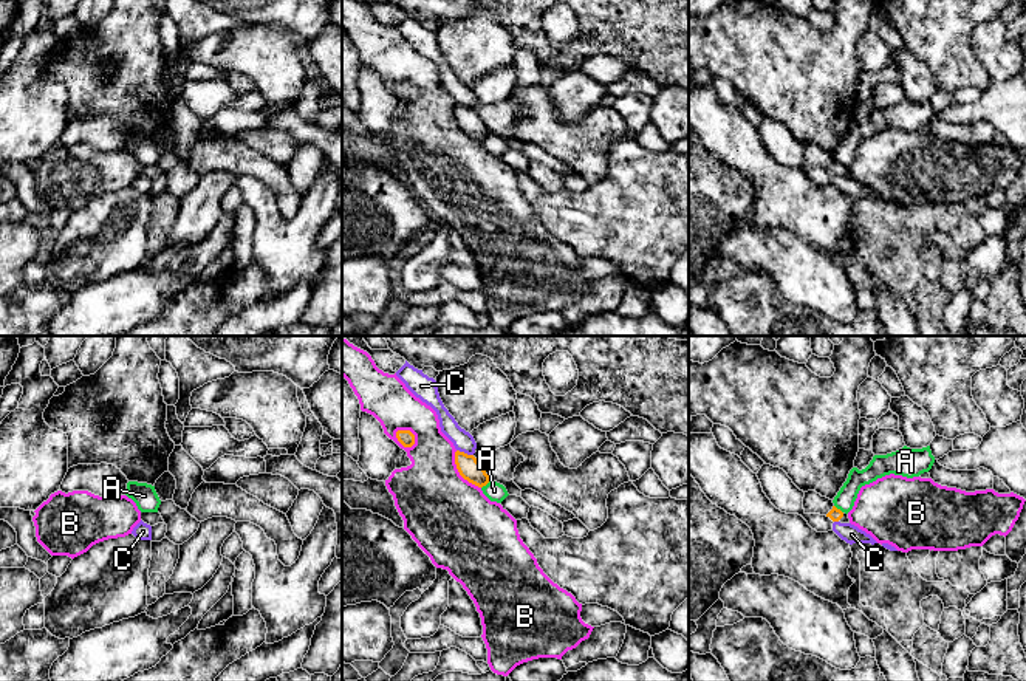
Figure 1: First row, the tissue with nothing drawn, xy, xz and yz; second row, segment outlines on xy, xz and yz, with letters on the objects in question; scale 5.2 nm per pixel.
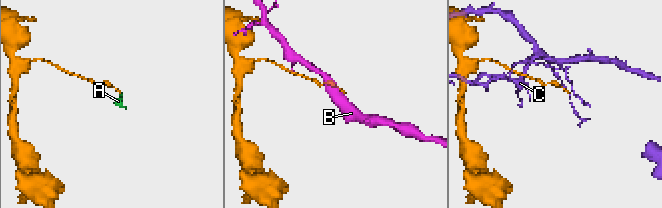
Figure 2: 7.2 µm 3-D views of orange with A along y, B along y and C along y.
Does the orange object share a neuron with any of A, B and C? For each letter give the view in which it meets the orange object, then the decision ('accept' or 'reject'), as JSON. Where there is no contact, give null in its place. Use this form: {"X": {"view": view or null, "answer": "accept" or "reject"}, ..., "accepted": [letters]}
{"A": {"view": "xz", "answer": "reject"}, "B": {"view": "xz", "answer": "reject"}, "C": {"view": "xz", "answer": "reject"}, "accepted": []}

